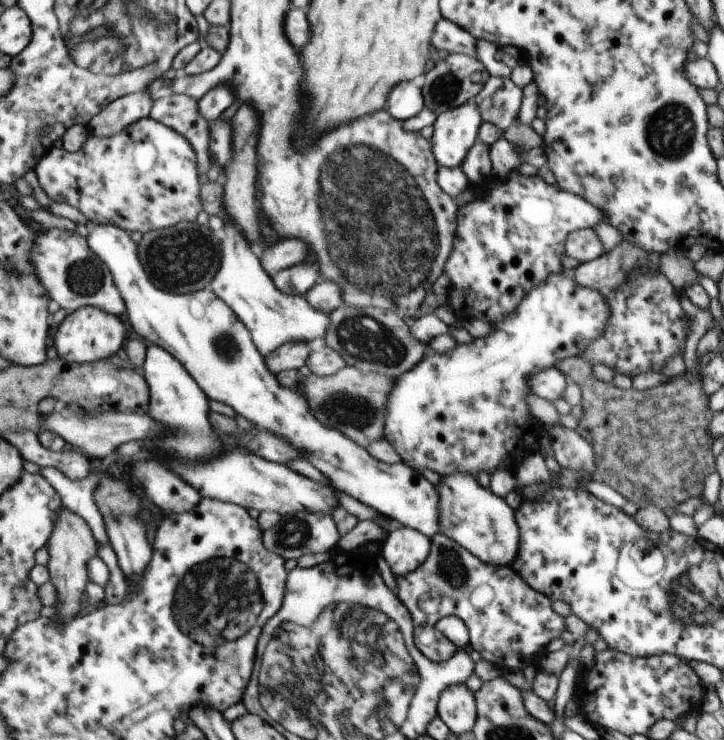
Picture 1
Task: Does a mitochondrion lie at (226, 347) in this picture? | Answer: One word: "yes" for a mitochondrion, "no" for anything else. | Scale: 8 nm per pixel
yes

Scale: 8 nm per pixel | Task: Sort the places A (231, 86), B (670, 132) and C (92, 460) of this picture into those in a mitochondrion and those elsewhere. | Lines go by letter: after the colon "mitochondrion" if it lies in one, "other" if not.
A: other
B: mitochondrion
C: other

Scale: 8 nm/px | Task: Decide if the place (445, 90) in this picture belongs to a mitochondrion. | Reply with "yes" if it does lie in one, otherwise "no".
yes

